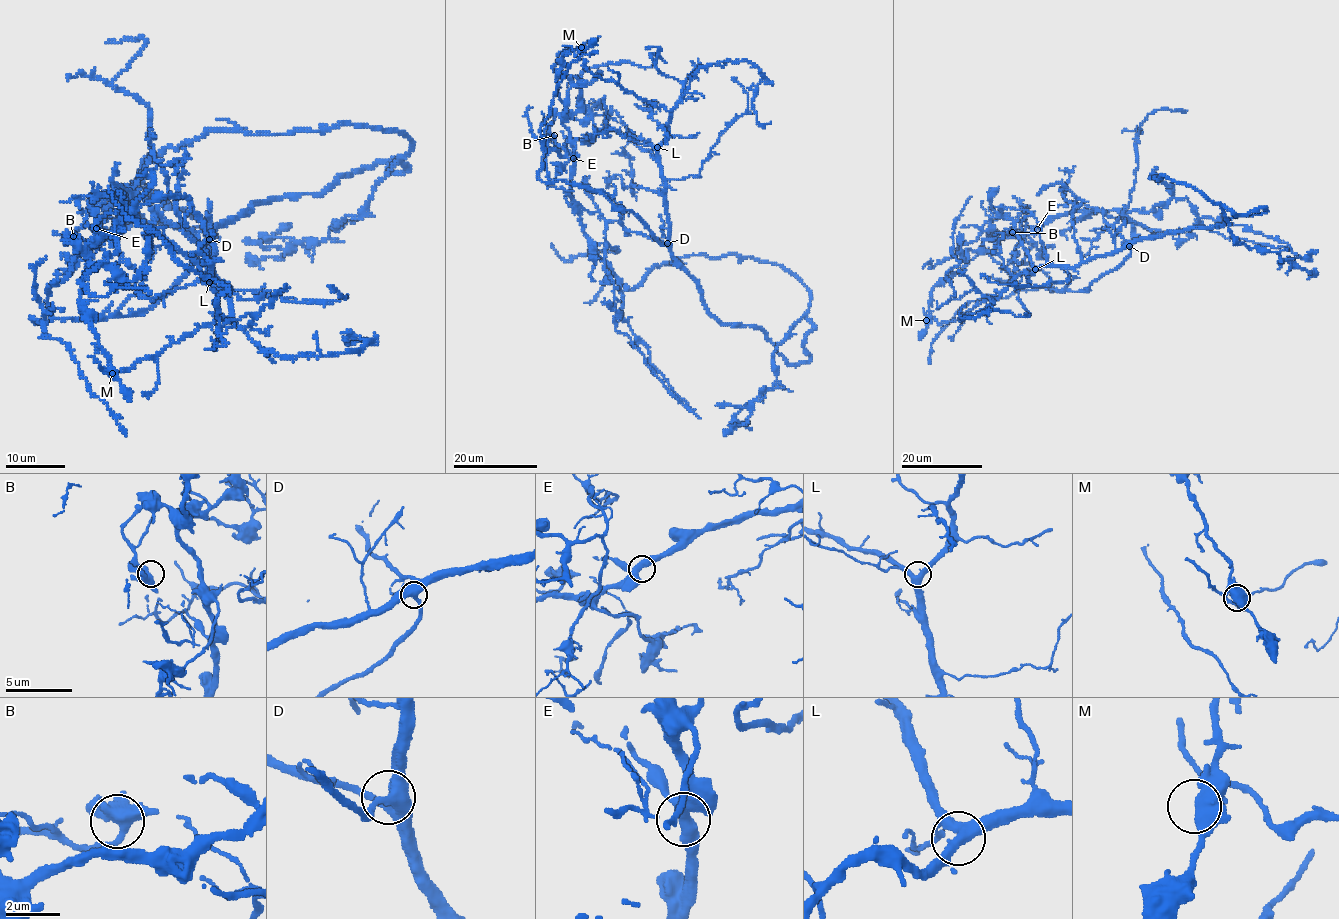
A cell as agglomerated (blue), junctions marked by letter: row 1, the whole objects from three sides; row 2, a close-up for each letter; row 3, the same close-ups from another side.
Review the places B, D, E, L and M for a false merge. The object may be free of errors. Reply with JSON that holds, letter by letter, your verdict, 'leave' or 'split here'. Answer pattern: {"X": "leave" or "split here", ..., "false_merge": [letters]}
{"B": "leave", "D": "leave", "E": "leave", "L": "leave", "M": "leave", "false_merge": []}

